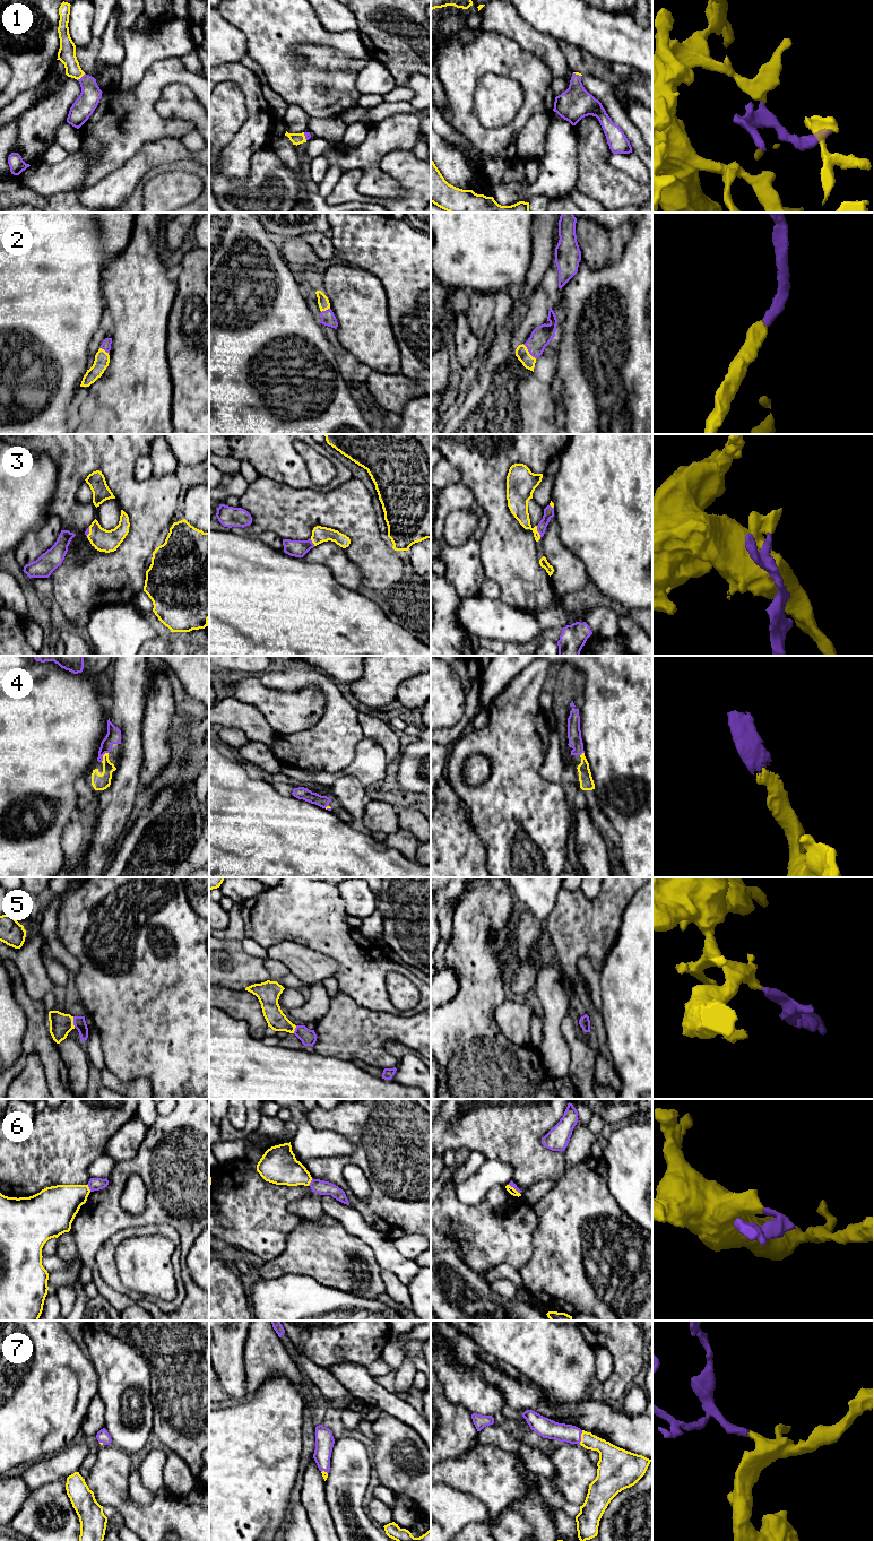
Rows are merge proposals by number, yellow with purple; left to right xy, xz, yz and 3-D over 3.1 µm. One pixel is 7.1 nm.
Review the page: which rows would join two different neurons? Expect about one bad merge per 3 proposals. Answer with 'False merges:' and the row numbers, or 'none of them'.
False merges: 6

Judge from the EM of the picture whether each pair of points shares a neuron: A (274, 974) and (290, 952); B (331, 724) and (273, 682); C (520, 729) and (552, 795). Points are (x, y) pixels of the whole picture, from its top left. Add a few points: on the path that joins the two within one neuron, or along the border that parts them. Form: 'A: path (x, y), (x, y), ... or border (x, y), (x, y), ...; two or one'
A: border (268, 957), (280, 961), (290, 972); two
B: path (331, 702), (331, 694), (317, 680), (294, 680); one
C: path (520, 746), (520, 764), (535, 779); one

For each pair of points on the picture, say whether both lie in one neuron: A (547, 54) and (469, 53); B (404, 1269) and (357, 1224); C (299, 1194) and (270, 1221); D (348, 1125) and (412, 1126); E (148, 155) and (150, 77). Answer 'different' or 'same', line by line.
A: different
B: same
C: same
D: same
E: different

